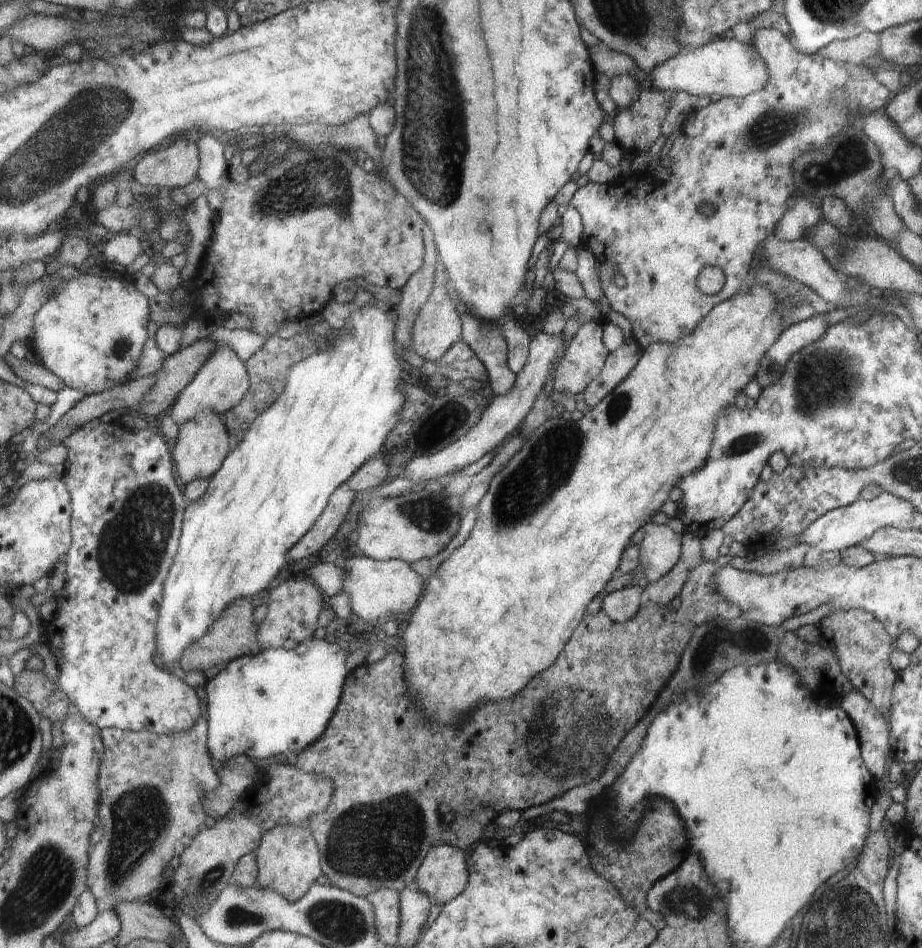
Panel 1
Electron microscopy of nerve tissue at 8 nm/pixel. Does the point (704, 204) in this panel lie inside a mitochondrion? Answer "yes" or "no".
yes

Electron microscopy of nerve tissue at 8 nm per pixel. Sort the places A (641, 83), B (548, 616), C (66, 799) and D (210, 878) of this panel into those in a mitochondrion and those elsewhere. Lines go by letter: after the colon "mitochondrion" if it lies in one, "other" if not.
A: other
B: other
C: other
D: mitochondrion

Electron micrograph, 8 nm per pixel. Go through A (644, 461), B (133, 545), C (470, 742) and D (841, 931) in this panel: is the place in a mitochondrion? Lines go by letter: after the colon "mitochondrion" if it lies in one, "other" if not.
A: other
B: mitochondrion
C: other
D: mitochondrion

